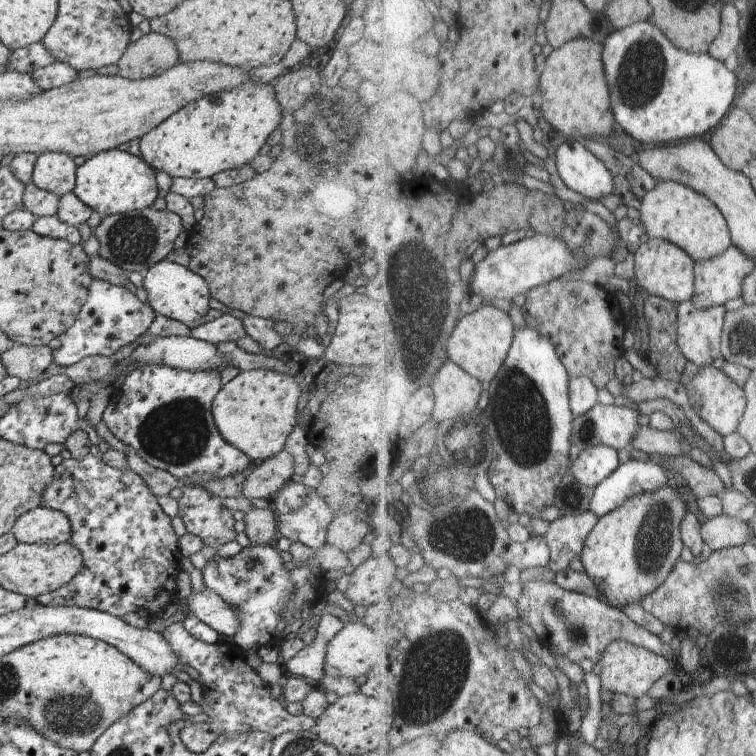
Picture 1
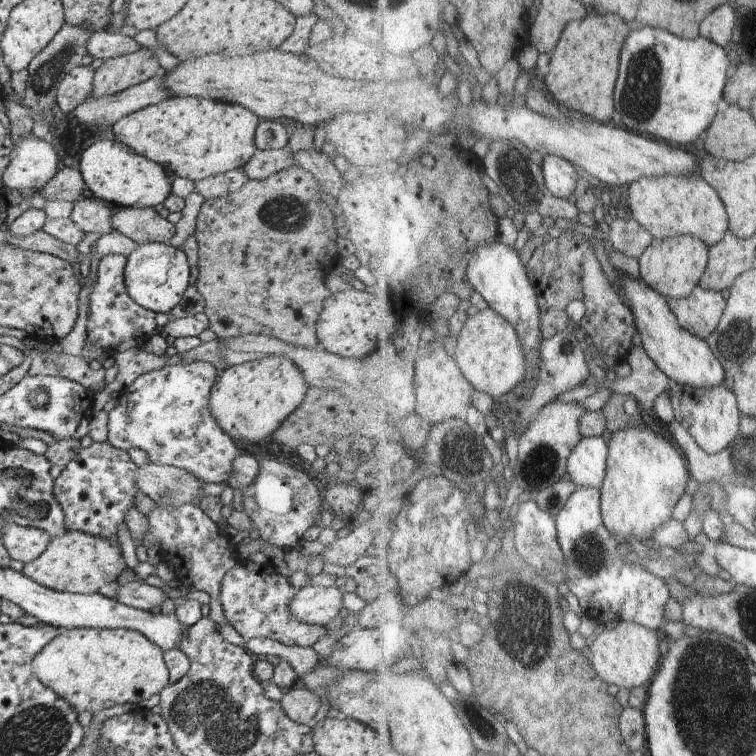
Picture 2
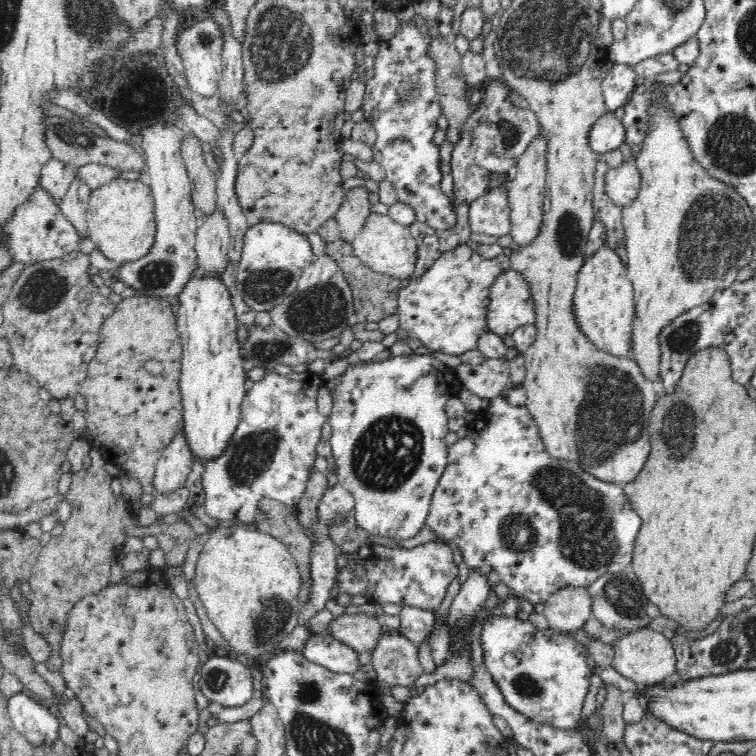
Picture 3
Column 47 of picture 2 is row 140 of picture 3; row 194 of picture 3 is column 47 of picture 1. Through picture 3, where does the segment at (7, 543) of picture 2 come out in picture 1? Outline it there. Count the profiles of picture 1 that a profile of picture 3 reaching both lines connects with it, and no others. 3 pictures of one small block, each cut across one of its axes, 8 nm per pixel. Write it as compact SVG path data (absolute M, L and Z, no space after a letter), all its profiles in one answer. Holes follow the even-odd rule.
M38 507L22 514L11 530L17 543L46 545L71 543L72 530L68 518L58 510Z

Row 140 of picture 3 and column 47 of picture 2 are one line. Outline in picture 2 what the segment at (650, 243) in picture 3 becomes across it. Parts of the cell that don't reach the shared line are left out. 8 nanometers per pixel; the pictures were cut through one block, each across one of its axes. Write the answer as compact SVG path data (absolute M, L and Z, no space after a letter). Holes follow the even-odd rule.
M75 628L58 633L33 660L33 670L40 682L63 698L76 712L88 710L96 714L114 704L134 704L160 693L169 684L169 670L163 657L163 650L146 638L139 630L129 628Z

